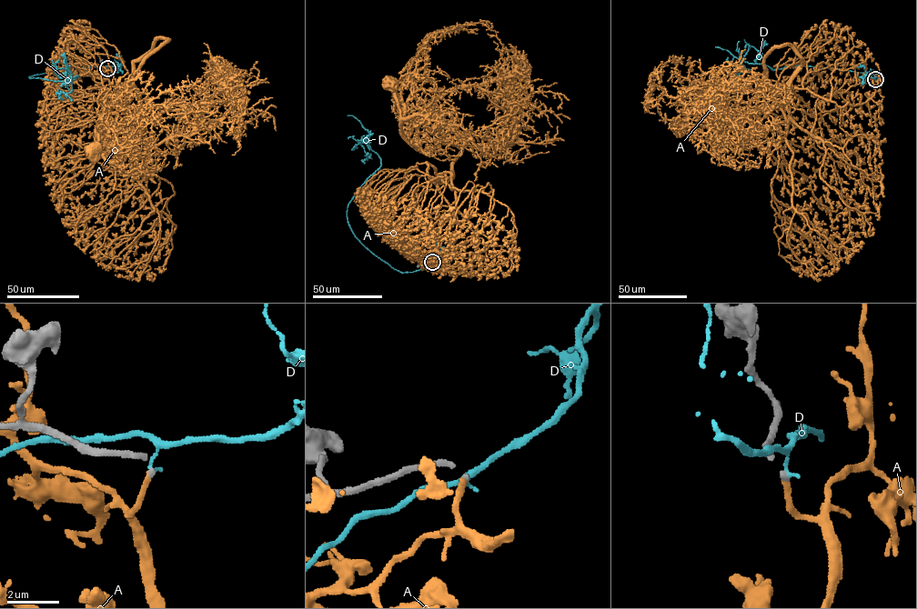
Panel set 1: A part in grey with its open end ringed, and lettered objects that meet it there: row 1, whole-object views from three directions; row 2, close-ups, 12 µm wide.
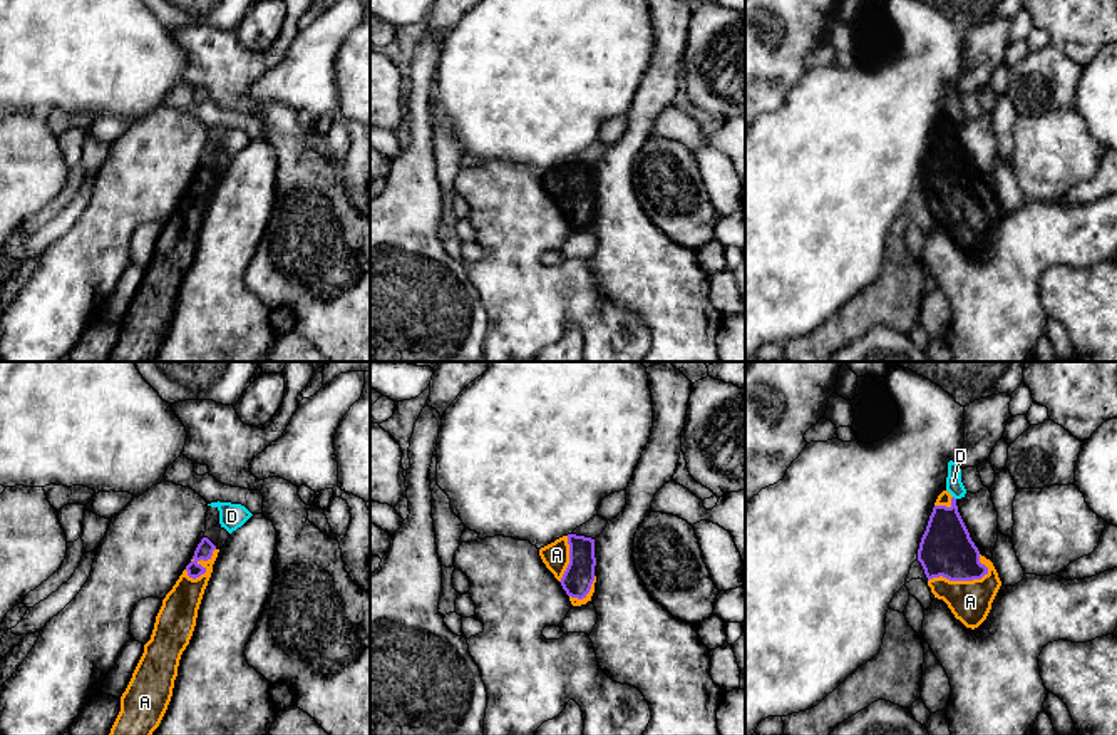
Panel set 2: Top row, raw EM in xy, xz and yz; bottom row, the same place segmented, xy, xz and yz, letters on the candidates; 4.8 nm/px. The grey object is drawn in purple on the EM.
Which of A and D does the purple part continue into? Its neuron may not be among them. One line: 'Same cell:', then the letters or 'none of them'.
Same cell: A

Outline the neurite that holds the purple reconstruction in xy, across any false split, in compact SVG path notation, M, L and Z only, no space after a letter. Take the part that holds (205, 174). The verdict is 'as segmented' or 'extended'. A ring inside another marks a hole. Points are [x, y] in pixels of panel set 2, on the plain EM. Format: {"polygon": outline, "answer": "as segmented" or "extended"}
{"polygon": "M203 162L191 188L162 224L151 265L144 270L144 278L121 321L121 337L109 362L151 362L159 352L218 177L219 174Z", "answer": "extended"}

